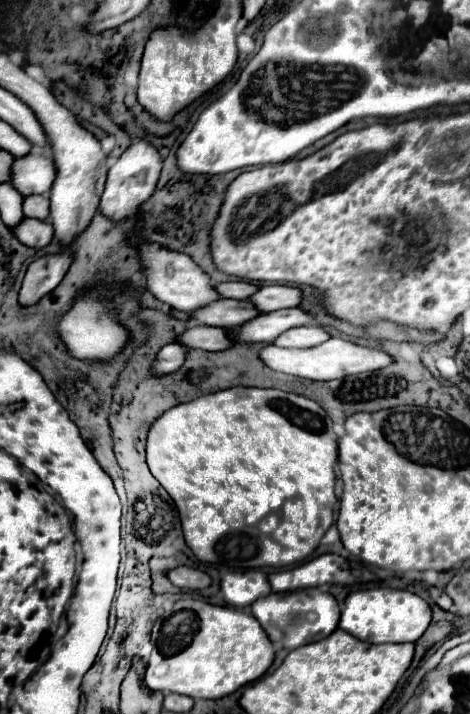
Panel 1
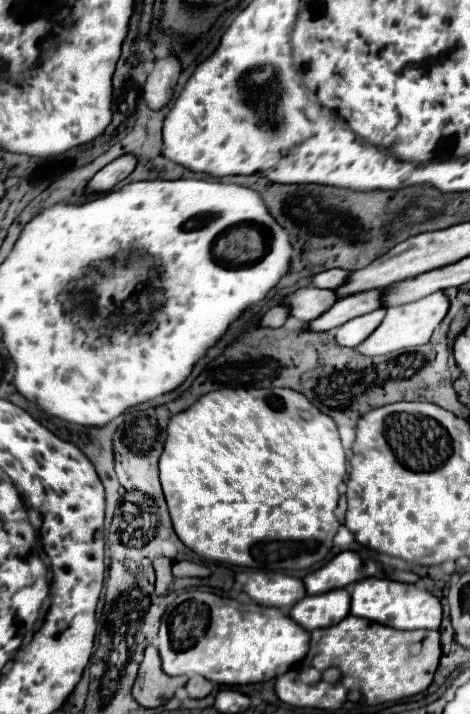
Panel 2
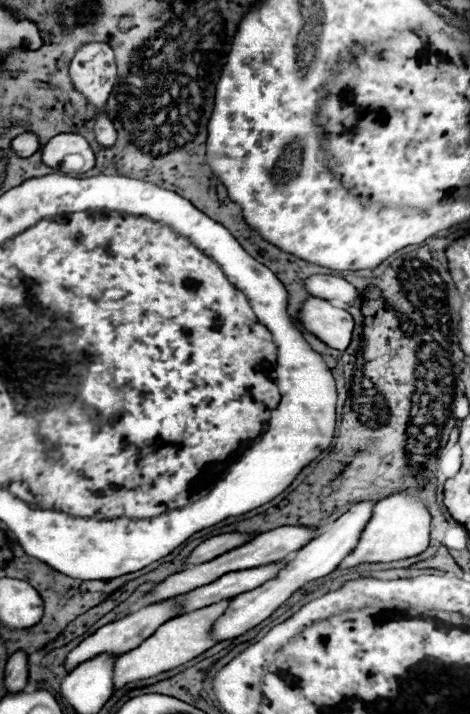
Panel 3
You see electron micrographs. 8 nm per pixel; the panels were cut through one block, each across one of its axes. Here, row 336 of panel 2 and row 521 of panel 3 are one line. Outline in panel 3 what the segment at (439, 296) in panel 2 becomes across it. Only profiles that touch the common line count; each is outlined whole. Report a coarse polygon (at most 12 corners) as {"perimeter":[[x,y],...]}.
{"perimeter":[[394,494],[372,508],[336,570],[422,554],[430,514]]}

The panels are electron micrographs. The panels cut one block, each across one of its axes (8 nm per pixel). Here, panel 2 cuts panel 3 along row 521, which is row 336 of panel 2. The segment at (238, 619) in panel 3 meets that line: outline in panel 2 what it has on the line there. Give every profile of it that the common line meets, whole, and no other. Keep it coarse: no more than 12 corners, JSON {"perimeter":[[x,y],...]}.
{"perimeter":[[386,310],[348,320],[334,330],[336,342],[358,346],[378,324]]}

